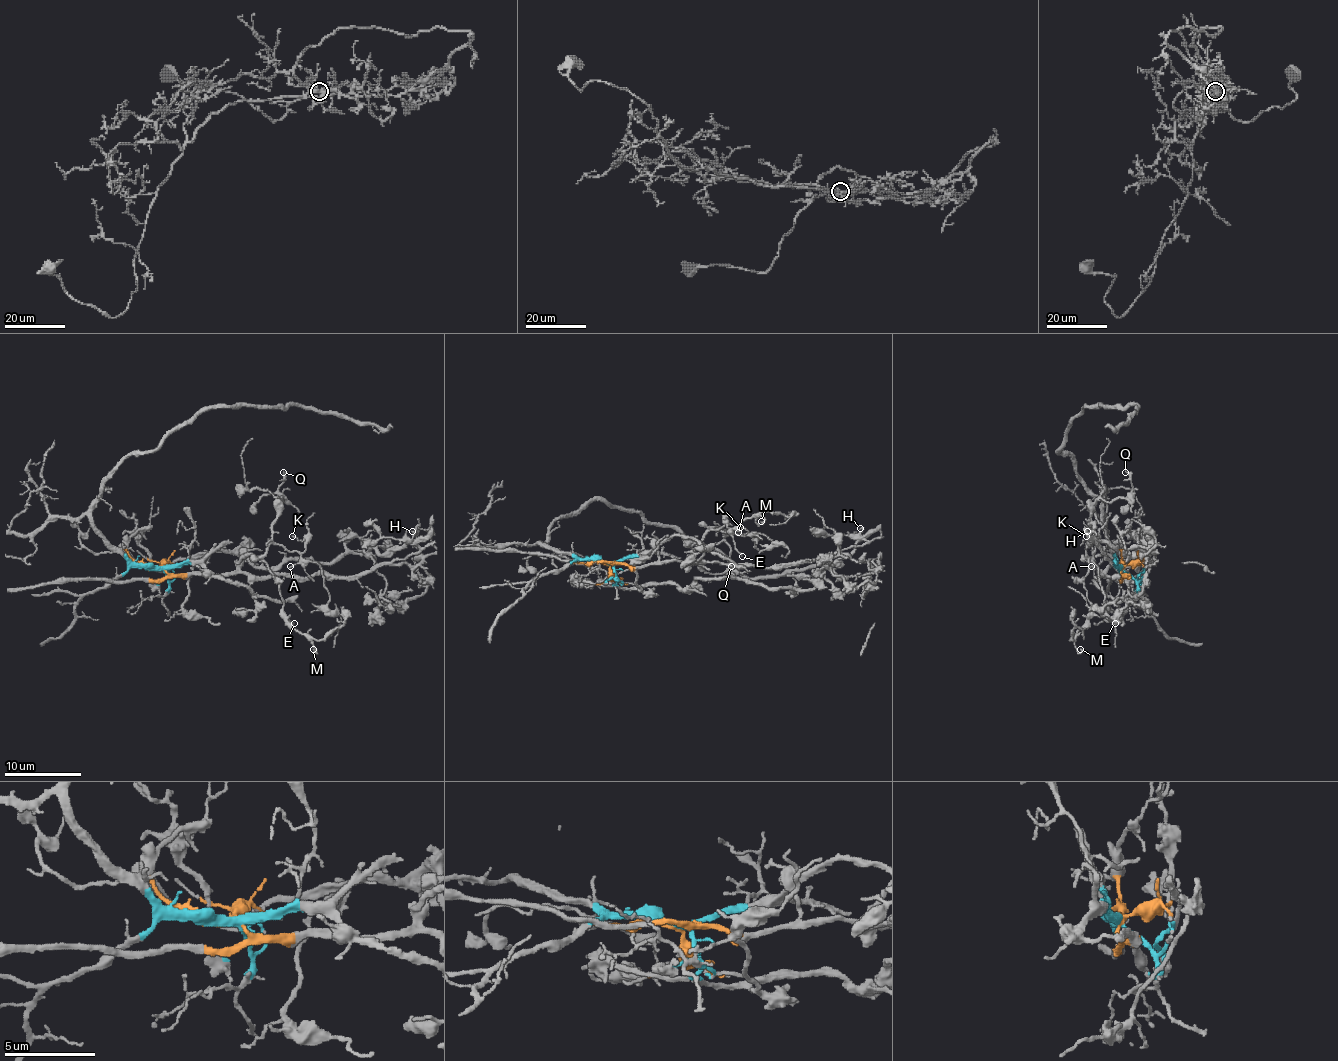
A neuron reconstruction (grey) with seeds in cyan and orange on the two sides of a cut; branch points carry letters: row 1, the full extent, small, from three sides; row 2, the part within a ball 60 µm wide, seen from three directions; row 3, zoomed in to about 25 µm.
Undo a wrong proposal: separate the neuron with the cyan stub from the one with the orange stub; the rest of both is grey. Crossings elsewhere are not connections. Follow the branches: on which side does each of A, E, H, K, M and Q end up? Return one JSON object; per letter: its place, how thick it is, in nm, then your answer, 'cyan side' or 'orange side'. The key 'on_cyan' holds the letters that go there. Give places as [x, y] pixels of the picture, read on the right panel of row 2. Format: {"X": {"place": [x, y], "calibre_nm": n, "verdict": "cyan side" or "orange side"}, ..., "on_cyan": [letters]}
{"A": {"place": [1091, 566], "calibre_nm": 150, "verdict": "orange side"}, "E": {"place": [1115, 623], "calibre_nm": 100, "verdict": "orange side"}, "H": {"place": [1087, 531], "calibre_nm": 140, "verdict": "orange side"}, "K": {"place": [1086, 536], "calibre_nm": 110, "verdict": "orange side"}, "M": {"place": [1080, 649], "calibre_nm": 130, "verdict": "orange side"}, "Q": {"place": [1125, 472], "calibre_nm": 300, "verdict": "orange side"}, "on_cyan": []}

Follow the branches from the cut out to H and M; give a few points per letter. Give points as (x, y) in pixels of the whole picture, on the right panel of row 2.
H: (1121, 569), (1123, 567), (1125, 574), (1119, 574), (1127, 574), (1125, 576), (1113, 567), (1086, 530)
M: (1121, 569), (1108, 555), (1088, 561), (1085, 590), (1090, 617), (1075, 636), (1077, 651), (1081, 649)

